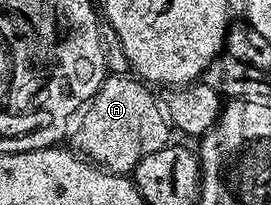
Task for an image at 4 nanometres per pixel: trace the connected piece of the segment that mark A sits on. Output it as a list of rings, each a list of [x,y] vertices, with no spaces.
[[[105,75],[102,86],[92,95],[84,121],[73,138],[71,147],[81,157],[109,171],[130,174],[154,150],[162,150],[170,143],[170,125],[159,99],[155,100],[149,89],[135,75]]]

